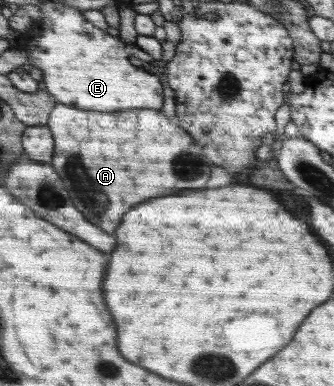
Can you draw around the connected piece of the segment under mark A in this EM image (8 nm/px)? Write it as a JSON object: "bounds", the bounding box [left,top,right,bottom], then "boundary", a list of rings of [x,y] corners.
{"bounds":[47,104,211,234],"boundary":[[[56,104],[55,110],[50,112],[49,120],[47,126],[51,126],[51,130],[55,130],[55,162],[51,162],[50,165],[55,166],[55,170],[59,170],[59,174],[63,174],[63,182],[67,182],[67,190],[71,190],[71,198],[75,198],[75,206],[79,206],[79,210],[83,210],[83,214],[87,214],[87,218],[91,218],[91,222],[95,222],[95,226],[103,226],[103,230],[107,230],[109,234],[113,234],[117,230],[117,226],[121,224],[123,214],[129,212],[133,206],[137,206],[137,204],[141,204],[141,202],[145,202],[149,198],[177,194],[181,190],[205,188],[205,184],[209,180],[211,164],[205,158],[206,153],[195,144],[194,137],[188,131],[185,131],[177,122],[171,124],[171,120],[165,118],[157,110],[123,110],[123,112],[115,112],[115,114],[103,114],[103,112],[93,112],[93,110],[87,112],[87,110],[77,110],[73,106]]]}

